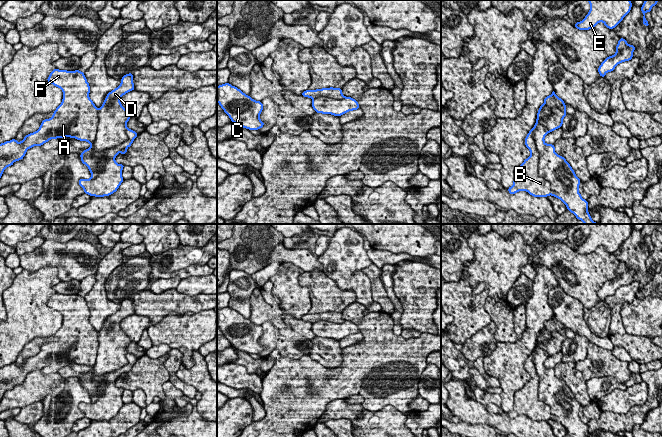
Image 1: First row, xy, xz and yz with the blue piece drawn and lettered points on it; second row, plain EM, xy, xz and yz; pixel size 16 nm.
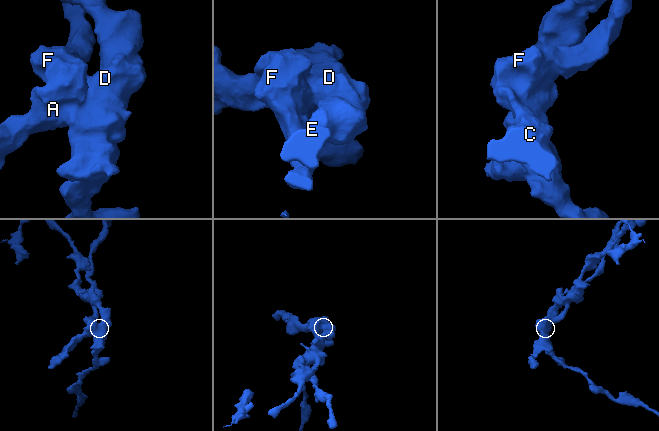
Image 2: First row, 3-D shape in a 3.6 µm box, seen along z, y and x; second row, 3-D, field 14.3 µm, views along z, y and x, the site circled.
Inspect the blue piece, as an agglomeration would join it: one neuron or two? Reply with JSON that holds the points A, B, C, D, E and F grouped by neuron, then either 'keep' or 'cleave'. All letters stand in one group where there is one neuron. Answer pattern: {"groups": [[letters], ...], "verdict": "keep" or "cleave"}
{"groups": [["A", "B", "C", "F"], ["D", "E"]], "verdict": "cleave"}

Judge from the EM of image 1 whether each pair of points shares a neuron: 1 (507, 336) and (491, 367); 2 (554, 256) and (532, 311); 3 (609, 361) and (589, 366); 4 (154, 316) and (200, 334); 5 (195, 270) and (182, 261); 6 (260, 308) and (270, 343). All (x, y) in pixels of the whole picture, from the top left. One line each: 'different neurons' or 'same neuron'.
1: different neurons
2: different neurons
3: same neuron
4: different neurons
5: different neurons
6: different neurons

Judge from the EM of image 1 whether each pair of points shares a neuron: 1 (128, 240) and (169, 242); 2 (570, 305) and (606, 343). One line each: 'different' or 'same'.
1: different
2: same

